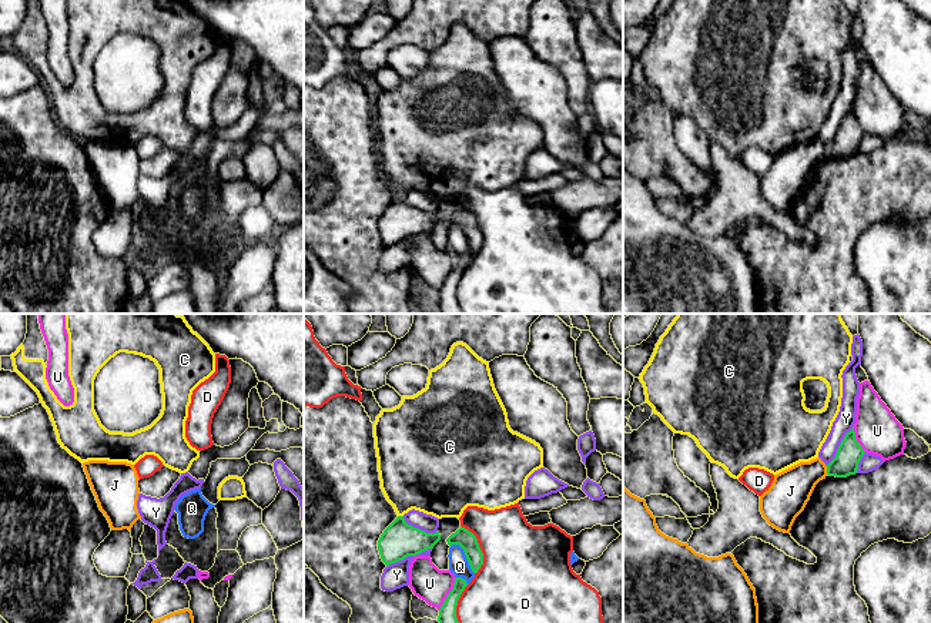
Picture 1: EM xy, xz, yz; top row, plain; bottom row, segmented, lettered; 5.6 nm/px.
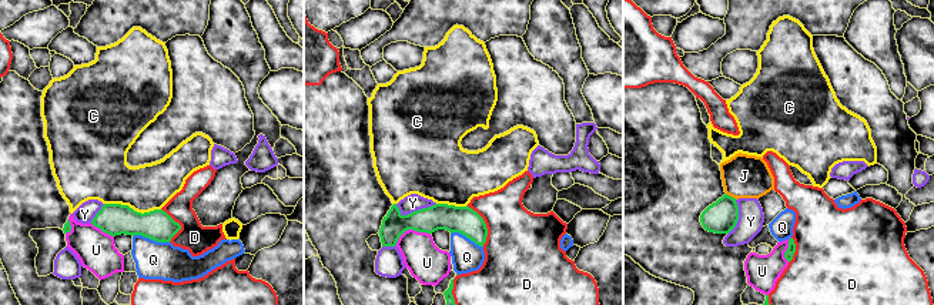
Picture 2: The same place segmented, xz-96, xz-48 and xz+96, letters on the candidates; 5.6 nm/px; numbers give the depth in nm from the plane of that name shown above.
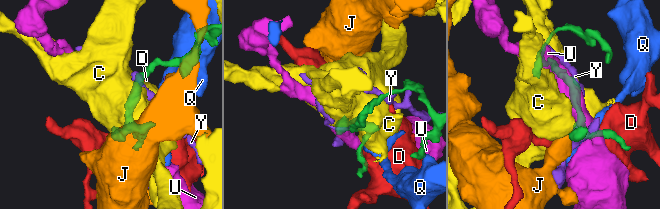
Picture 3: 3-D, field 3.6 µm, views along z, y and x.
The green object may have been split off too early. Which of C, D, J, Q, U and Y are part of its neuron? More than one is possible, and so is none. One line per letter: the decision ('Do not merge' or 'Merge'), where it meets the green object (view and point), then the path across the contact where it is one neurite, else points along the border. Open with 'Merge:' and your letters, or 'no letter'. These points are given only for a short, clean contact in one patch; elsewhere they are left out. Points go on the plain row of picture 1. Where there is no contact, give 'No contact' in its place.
Merge: no letter
C: Do not merge. Touches green at xz (401, 197)
D: Do not merge. Touches green at xz (479, 228)
J: Do not merge. Touches green at yz (827, 150). Boundary: yz (824, 146), (827, 154)
Q: Do not merge. Touches green at xz (465, 235). Boundary: xz (452, 224), (462, 230), (474, 254)
U: Do not merge. Touches green at xz (449, 274)
Y: Do not merge. Touches green at xz (408, 235)

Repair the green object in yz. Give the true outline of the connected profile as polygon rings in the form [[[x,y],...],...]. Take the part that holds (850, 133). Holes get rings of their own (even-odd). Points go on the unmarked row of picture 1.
[[[853,107],[853,110],[847,113],[841,121],[835,138],[828,145],[825,145],[827,155],[835,158],[847,158],[850,155],[855,155],[864,134],[864,130],[855,120]]]

